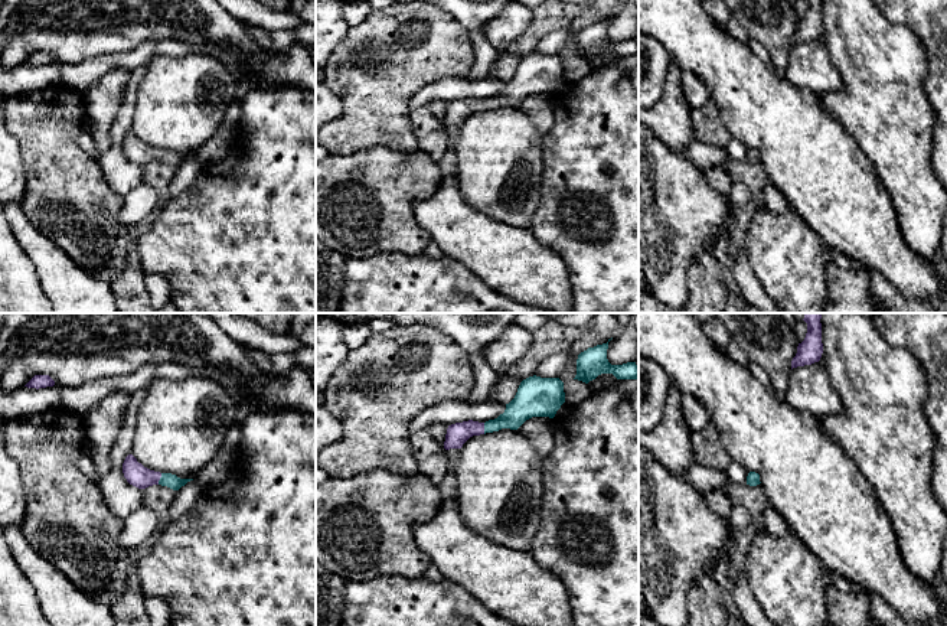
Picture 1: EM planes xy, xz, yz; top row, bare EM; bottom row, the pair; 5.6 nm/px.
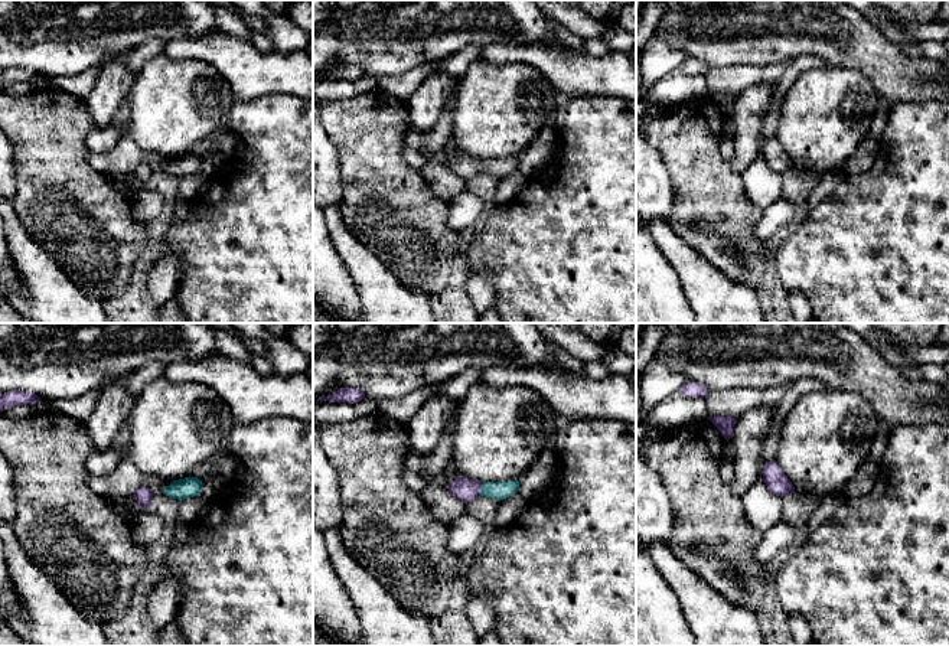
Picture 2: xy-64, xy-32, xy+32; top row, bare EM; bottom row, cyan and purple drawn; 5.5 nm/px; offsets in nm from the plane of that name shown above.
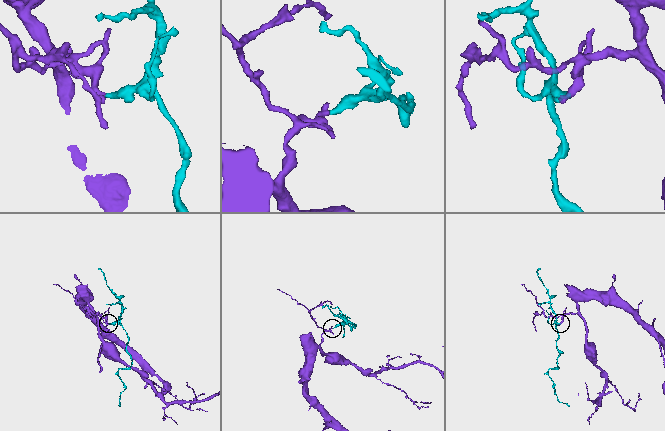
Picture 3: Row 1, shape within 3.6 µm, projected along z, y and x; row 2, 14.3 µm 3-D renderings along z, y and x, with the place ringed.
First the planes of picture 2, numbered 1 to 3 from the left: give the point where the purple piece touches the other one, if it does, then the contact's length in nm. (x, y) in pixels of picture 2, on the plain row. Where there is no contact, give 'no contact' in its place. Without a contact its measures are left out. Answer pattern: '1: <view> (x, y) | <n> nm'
1: no contact
2: xy-32 (480, 165) | 80 nm
3: no contact

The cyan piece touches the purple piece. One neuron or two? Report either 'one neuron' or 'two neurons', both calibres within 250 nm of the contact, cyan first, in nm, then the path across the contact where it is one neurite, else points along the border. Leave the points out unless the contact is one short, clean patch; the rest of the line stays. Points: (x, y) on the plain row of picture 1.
one neuron; calibres 80 and 120 nm; way xy (167, 156), (160, 156), (141, 155), (136, 150)

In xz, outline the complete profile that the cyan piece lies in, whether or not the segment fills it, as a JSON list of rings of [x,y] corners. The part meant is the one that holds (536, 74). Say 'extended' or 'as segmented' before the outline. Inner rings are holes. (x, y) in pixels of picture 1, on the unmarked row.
extended | [[[529,53],[520,59],[515,75],[506,81],[504,89],[497,95],[486,100],[468,97],[448,102],[444,125],[461,125],[473,113],[502,105],[517,107],[532,94],[553,95],[564,79],[564,59],[559,55]]]

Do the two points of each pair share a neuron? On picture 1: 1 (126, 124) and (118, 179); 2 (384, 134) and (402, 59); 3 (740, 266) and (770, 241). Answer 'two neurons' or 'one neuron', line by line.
1: one neuron
2: one neuron
3: two neurons

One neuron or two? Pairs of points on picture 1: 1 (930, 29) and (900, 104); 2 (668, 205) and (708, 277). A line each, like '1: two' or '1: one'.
1: two
2: two

